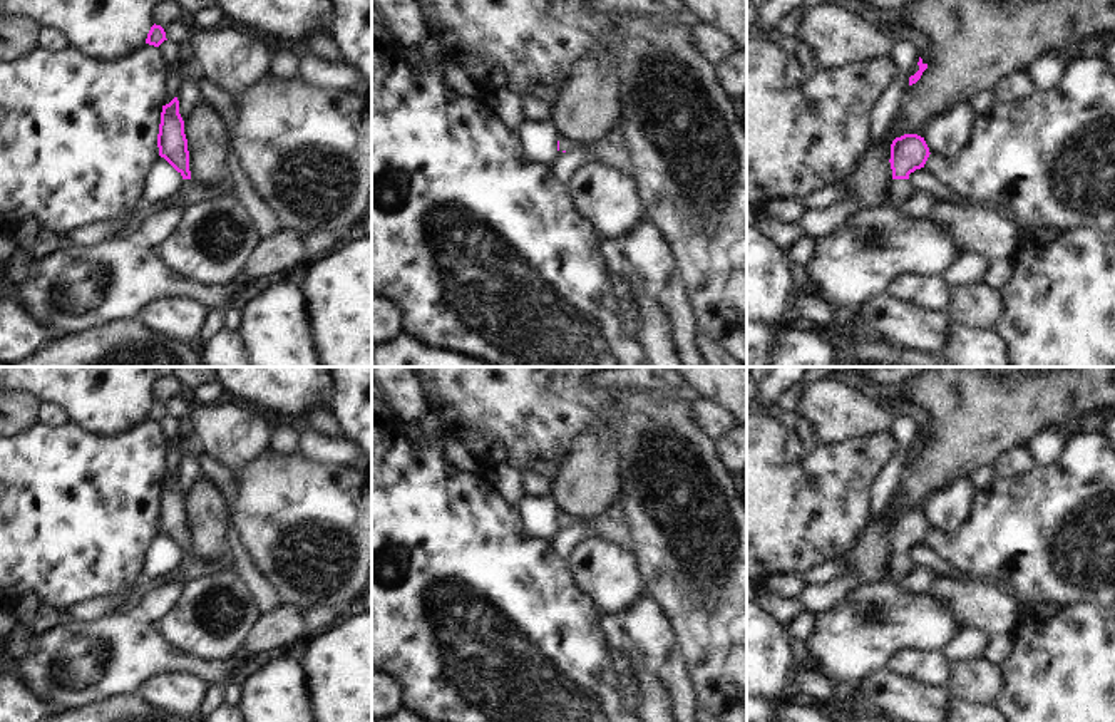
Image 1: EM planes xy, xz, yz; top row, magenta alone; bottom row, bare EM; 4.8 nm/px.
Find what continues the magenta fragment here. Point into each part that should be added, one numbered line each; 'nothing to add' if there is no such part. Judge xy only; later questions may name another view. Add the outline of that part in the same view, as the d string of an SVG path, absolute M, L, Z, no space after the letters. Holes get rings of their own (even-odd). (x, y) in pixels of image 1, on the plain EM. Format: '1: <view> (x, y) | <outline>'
1: xy (190, 567) | M229 553L219 561L203 561L191 554L184 554L181 563L167 576L164 576L164 583L184 585L189 580L213 575L218 568L229 568L229 563Z

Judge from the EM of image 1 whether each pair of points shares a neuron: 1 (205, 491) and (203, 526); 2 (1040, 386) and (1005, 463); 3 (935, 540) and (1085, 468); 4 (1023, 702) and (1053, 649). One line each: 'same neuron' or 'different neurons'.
1: same neuron
2: different neurons
3: same neuron
4: same neuron

